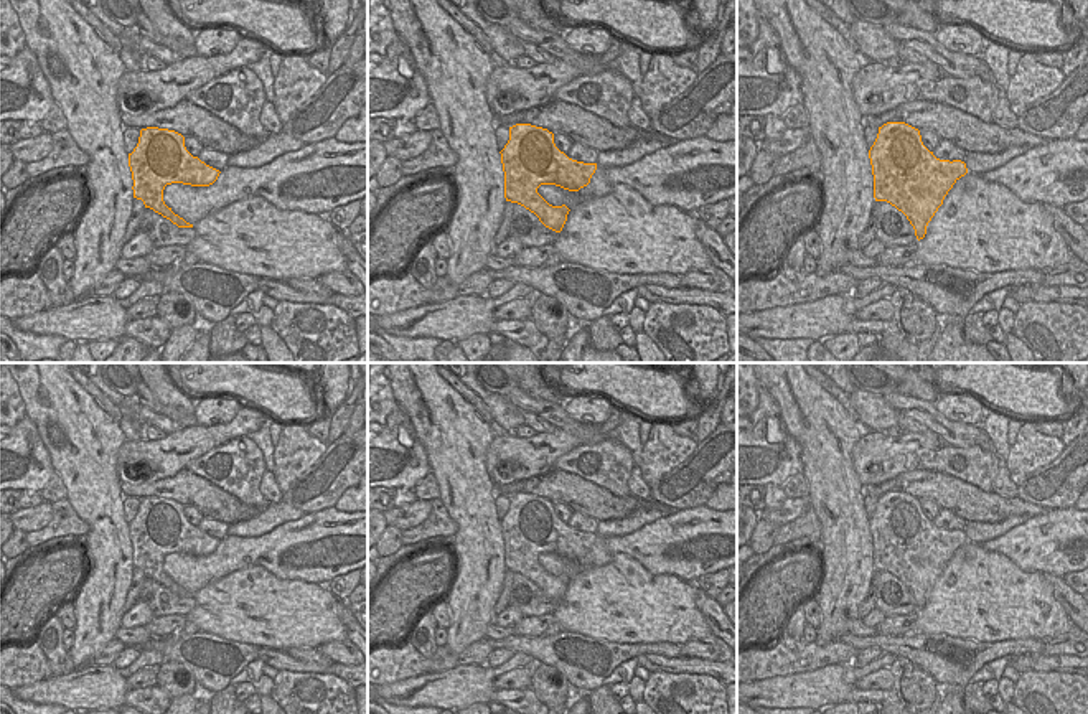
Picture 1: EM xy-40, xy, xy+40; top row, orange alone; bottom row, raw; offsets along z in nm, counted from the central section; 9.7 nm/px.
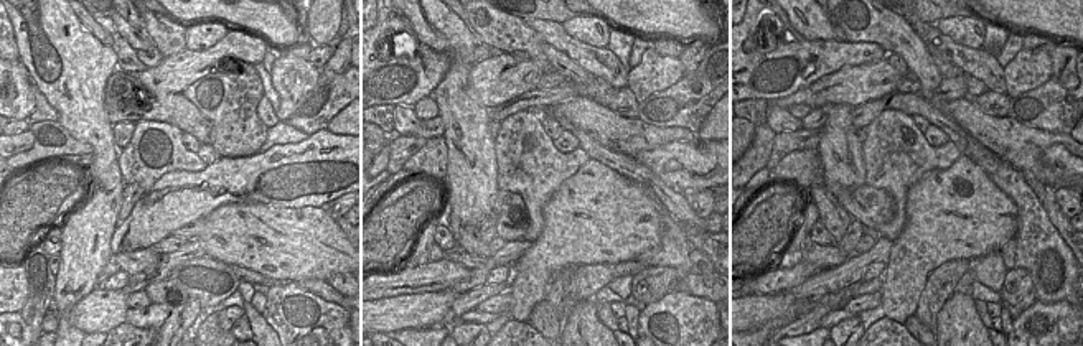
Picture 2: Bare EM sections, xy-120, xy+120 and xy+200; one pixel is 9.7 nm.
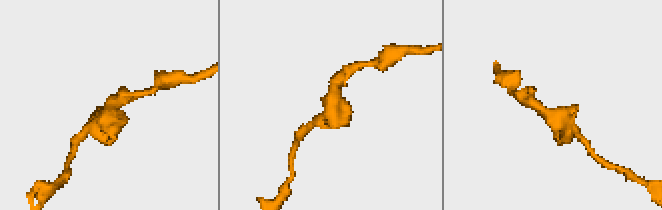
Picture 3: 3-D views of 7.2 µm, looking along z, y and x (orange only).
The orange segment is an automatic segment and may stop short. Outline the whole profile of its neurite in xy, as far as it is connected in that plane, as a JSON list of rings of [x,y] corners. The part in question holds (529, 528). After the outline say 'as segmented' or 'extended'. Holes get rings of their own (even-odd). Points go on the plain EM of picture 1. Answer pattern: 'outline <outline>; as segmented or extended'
outline [[[531,493],[509,496],[509,510],[501,523],[504,541],[504,567],[534,582],[539,590],[560,602],[569,577],[549,574],[539,562],[541,554],[556,554],[579,561],[590,552],[597,533],[569,528],[554,513],[554,503]]]; as segmented

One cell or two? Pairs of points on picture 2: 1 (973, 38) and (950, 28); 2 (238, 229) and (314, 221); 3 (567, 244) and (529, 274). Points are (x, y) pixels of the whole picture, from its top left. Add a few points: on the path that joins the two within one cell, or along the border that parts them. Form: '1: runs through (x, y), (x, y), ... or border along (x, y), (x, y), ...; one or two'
1: runs through (968, 33), (955, 28); one
2: runs through (256, 229), (295, 229); one
3: runs through (557, 246), (539, 264); one

